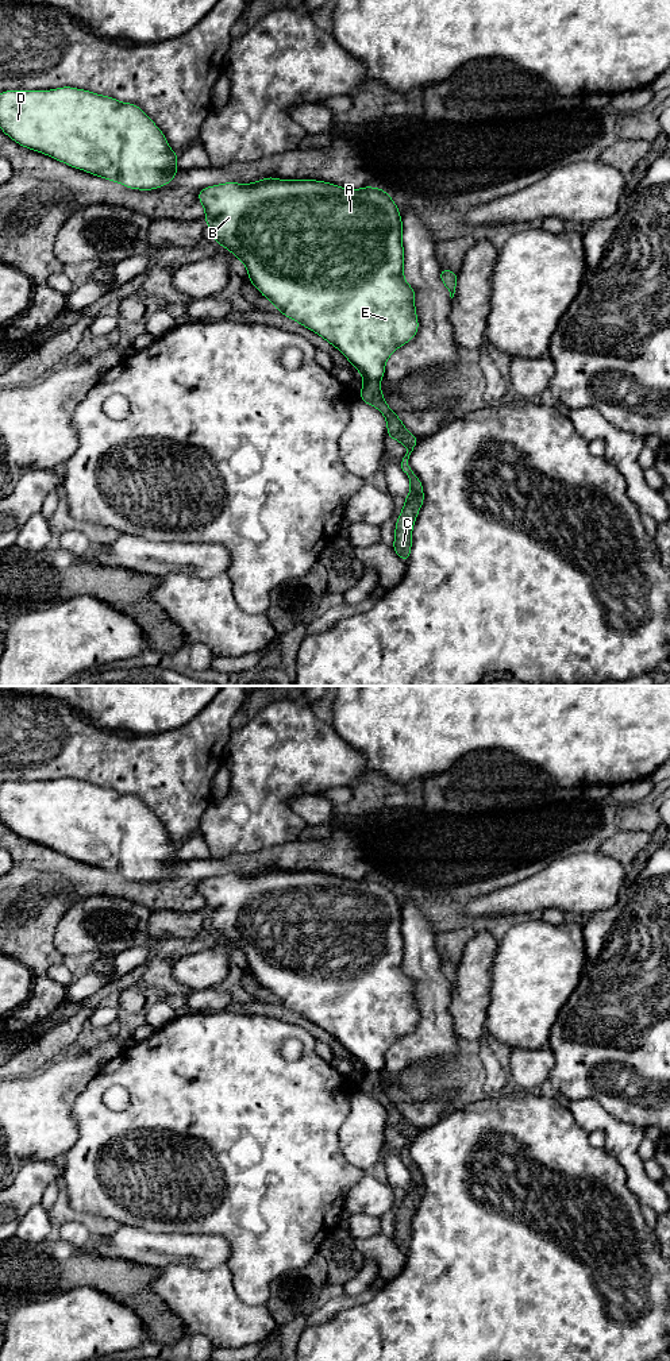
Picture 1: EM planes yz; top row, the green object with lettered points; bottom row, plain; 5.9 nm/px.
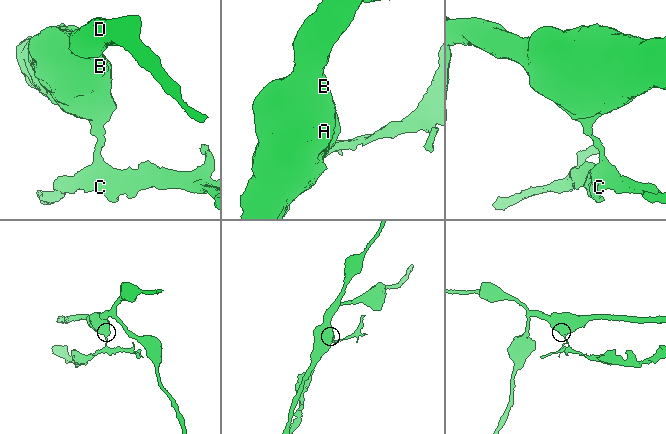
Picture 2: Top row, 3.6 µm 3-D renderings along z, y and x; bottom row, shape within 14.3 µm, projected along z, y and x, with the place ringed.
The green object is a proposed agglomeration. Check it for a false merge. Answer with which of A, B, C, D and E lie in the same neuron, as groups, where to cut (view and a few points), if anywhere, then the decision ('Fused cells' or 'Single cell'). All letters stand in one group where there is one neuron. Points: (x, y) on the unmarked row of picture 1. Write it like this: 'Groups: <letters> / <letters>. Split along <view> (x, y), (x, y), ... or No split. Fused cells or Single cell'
Groups: A B D E / C. Split along yz (365, 1071), (374, 1071), (377, 1074). Fused cells

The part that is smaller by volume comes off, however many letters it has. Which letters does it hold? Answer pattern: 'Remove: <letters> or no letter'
Remove: C

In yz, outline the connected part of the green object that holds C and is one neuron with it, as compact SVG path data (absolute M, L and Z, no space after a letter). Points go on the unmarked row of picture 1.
M365 1072L359 1091L377 1099L386 1110L388 1127L396 1133L403 1134L407 1138L407 1145L403 1149L401 1160L411 1173L411 1183L405 1188L404 1199L397 1210L394 1221L393 1242L400 1248L403 1253L408 1253L412 1238L412 1219L416 1212L417 1204L424 1194L423 1176L419 1168L409 1158L408 1150L419 1130L407 1122L398 1107L388 1098L382 1088L381 1077L377 1072Z

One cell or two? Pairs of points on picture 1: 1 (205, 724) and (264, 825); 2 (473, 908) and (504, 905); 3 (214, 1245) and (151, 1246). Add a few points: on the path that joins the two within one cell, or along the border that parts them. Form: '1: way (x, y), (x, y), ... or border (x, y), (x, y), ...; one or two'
1: border (231, 731), (222, 763); two
2: way (481, 906), (496, 905); one
3: way (199, 1246), (166, 1246); one

